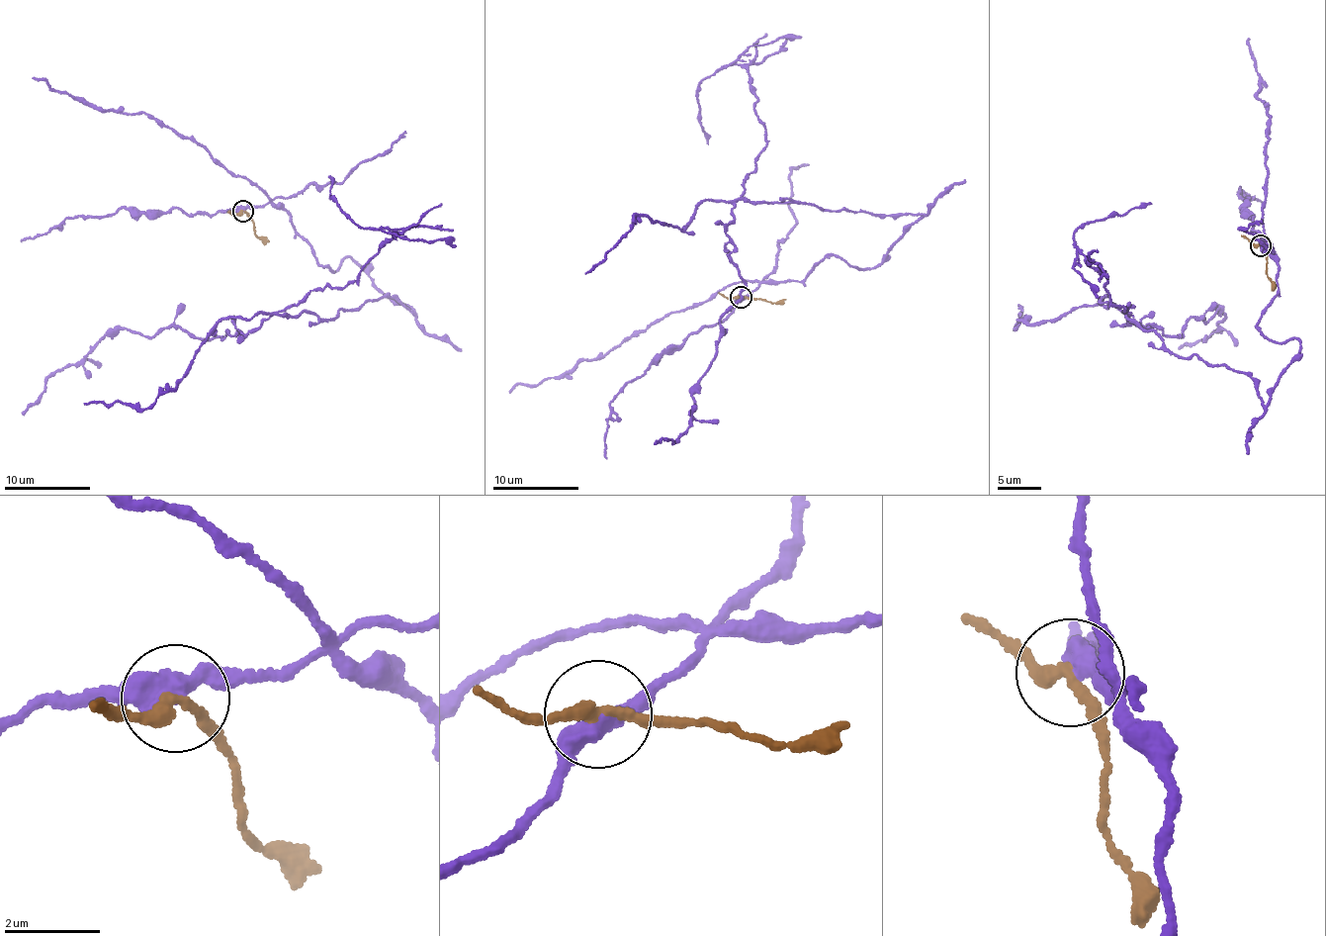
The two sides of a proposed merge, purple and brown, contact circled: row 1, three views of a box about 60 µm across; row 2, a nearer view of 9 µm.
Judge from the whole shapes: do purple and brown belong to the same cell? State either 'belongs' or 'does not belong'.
does not belong

